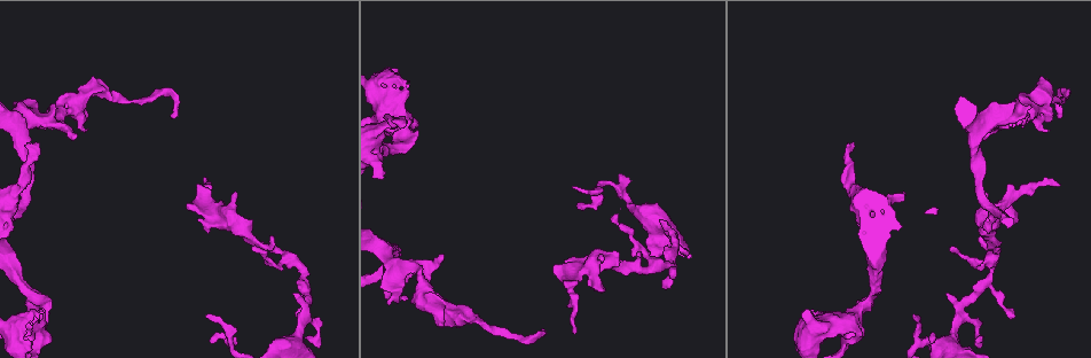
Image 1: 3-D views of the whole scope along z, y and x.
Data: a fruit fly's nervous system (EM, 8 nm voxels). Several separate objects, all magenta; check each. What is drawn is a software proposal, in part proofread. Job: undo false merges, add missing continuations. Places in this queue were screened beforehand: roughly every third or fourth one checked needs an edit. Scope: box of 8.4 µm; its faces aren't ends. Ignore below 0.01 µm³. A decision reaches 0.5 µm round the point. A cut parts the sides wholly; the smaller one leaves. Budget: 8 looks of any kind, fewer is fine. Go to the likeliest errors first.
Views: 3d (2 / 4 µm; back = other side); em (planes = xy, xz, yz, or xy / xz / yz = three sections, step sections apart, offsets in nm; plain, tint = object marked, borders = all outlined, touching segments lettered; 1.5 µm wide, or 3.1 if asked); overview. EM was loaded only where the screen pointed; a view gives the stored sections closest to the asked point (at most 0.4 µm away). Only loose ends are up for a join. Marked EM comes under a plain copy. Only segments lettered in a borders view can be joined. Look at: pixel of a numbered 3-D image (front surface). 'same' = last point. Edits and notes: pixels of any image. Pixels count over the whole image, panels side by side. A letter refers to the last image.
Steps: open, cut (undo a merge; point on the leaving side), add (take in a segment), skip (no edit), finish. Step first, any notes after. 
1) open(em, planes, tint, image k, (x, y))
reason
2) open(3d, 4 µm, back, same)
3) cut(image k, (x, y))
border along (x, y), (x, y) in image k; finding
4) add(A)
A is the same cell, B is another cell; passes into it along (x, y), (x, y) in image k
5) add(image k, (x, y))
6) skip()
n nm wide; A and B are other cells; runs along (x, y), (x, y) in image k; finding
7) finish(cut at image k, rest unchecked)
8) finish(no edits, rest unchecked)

open(em, xz, step 4, borders, image 1, (1024, 124))
branch stops here

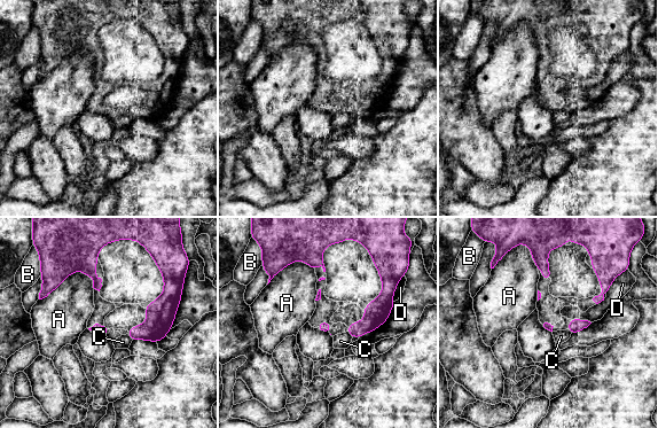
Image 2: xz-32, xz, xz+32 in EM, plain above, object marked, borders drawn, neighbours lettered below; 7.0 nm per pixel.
open(em, xy, step 8, borders, same)
cut it another way

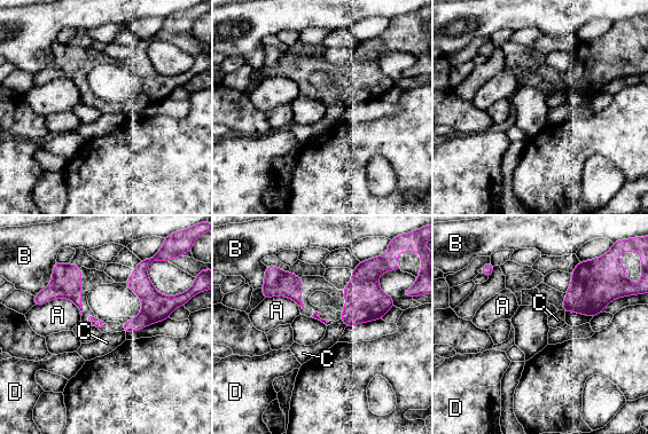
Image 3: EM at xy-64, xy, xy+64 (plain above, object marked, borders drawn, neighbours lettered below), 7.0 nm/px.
skip()
A touches over 320 nm; A, B, C and D are other cells; no lettered segment goes on from it

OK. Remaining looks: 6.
open(em, yz, step 4, borders, image 1, (665, 287))
thin end

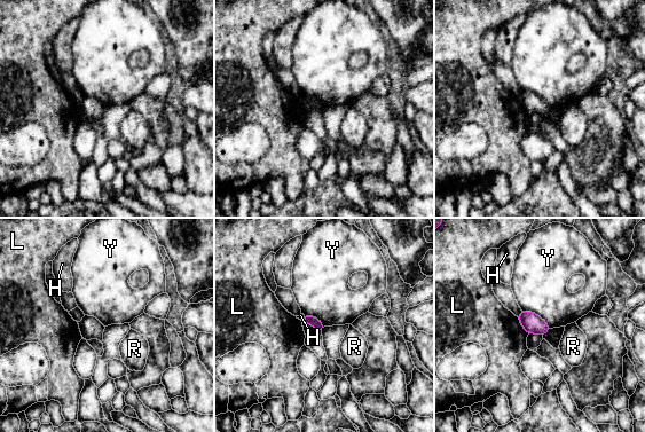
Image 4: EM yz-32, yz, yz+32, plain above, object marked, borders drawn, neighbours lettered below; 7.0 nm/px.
open(em, planes, borders, same)
cut it another way

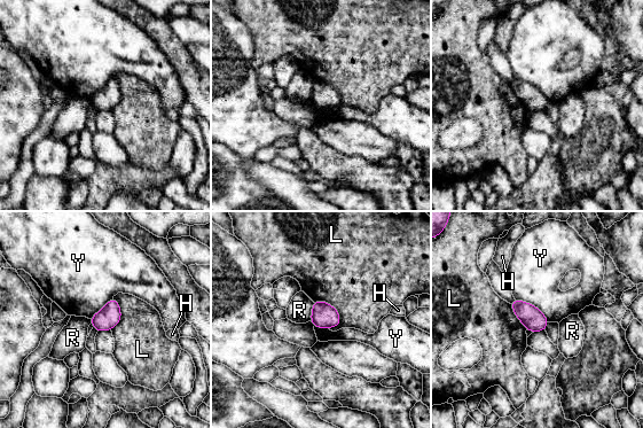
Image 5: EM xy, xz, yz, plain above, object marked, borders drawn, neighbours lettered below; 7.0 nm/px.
skip()
H, L, R and Y are other cells; none of them fits

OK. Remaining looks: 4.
open(em, planes, borders, image 1, (171, 118))
thin end

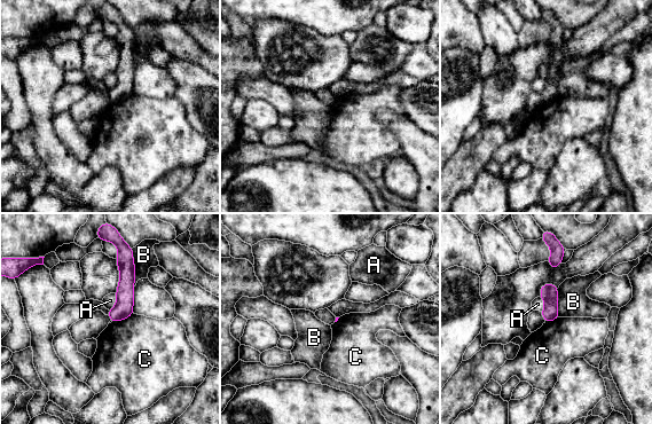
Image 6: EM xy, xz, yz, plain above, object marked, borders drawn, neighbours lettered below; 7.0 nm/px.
skip()
A, B and C are other cells; none of them fits

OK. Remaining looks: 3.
finish(no edits, rest unchecked)

